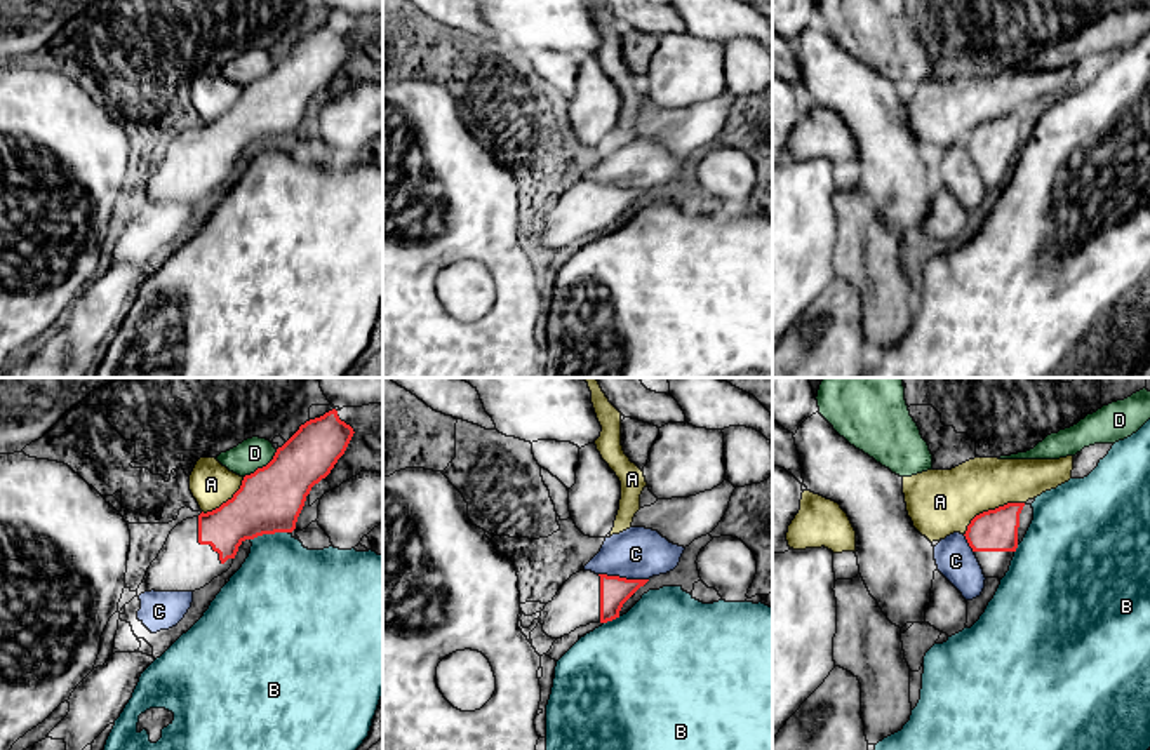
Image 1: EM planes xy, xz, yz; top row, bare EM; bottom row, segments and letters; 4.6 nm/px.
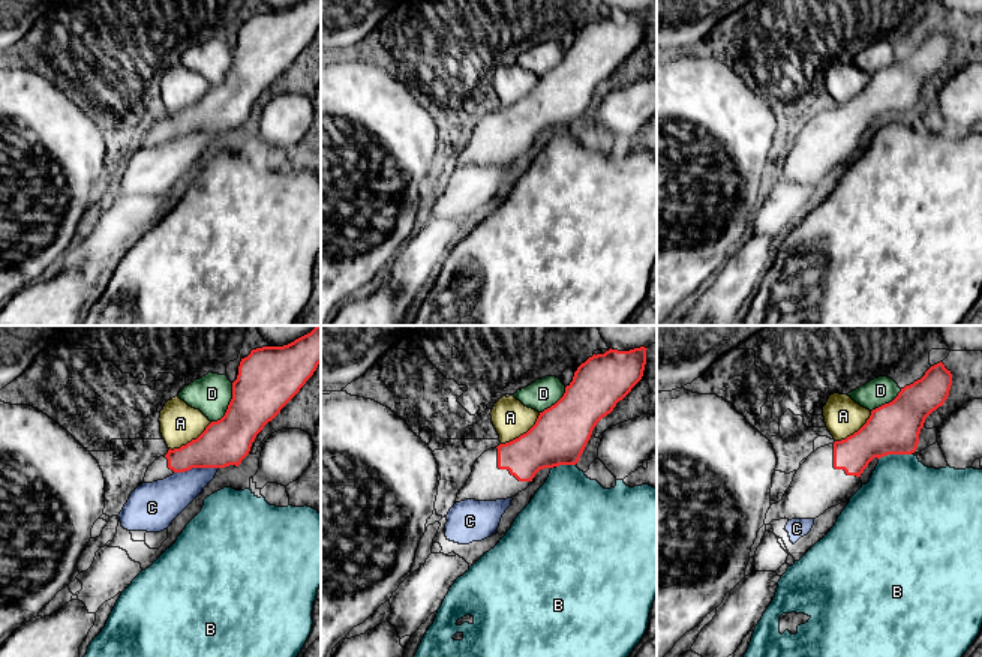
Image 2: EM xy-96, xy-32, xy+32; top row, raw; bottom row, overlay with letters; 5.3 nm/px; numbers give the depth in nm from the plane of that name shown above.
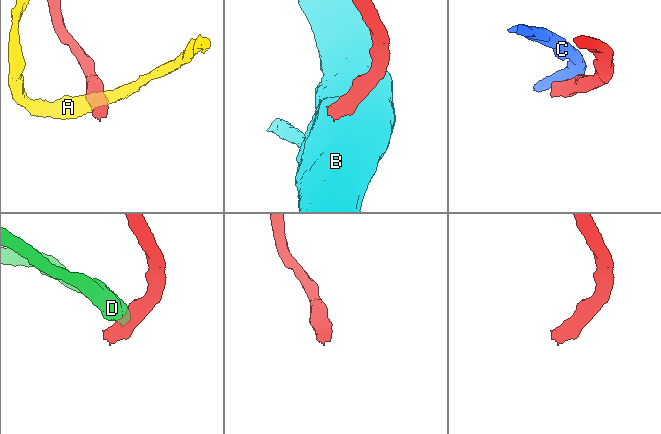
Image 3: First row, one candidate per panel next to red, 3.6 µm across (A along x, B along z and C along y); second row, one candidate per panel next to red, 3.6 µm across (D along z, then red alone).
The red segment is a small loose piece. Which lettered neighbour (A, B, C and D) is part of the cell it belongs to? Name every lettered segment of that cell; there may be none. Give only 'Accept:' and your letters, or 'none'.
Accept: none

